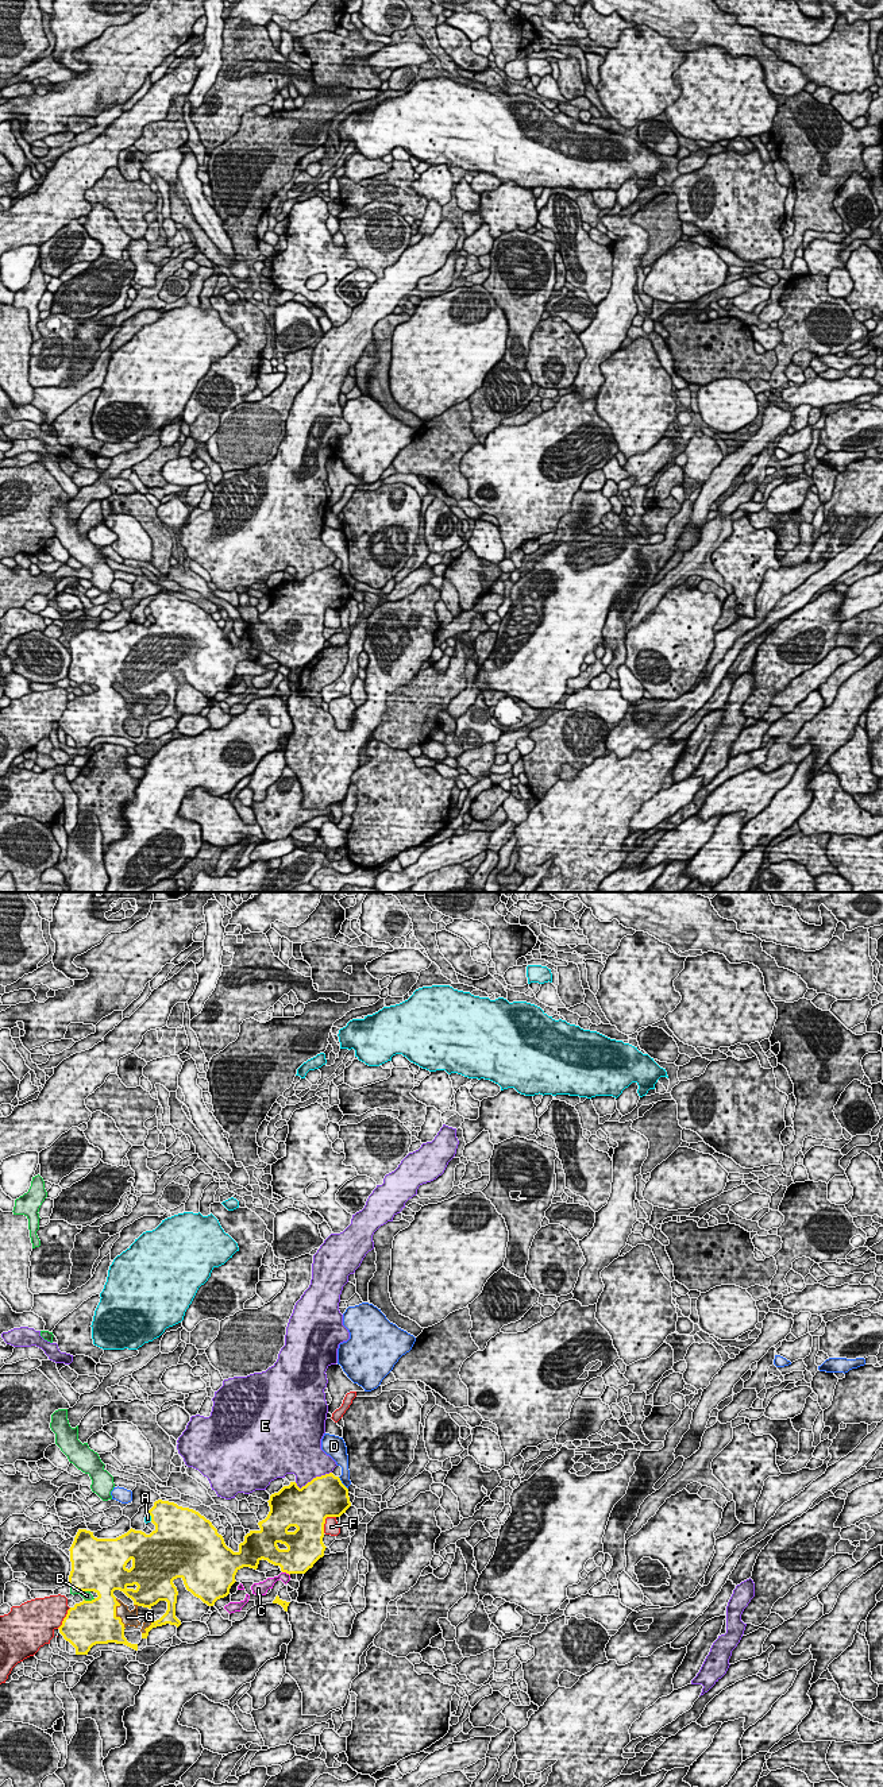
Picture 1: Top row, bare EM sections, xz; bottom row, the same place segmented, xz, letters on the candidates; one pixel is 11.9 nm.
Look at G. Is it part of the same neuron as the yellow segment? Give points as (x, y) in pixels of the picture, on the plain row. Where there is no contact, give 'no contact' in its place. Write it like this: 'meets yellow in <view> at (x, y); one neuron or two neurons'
meets yellow in xz at (115, 706); one neuron

